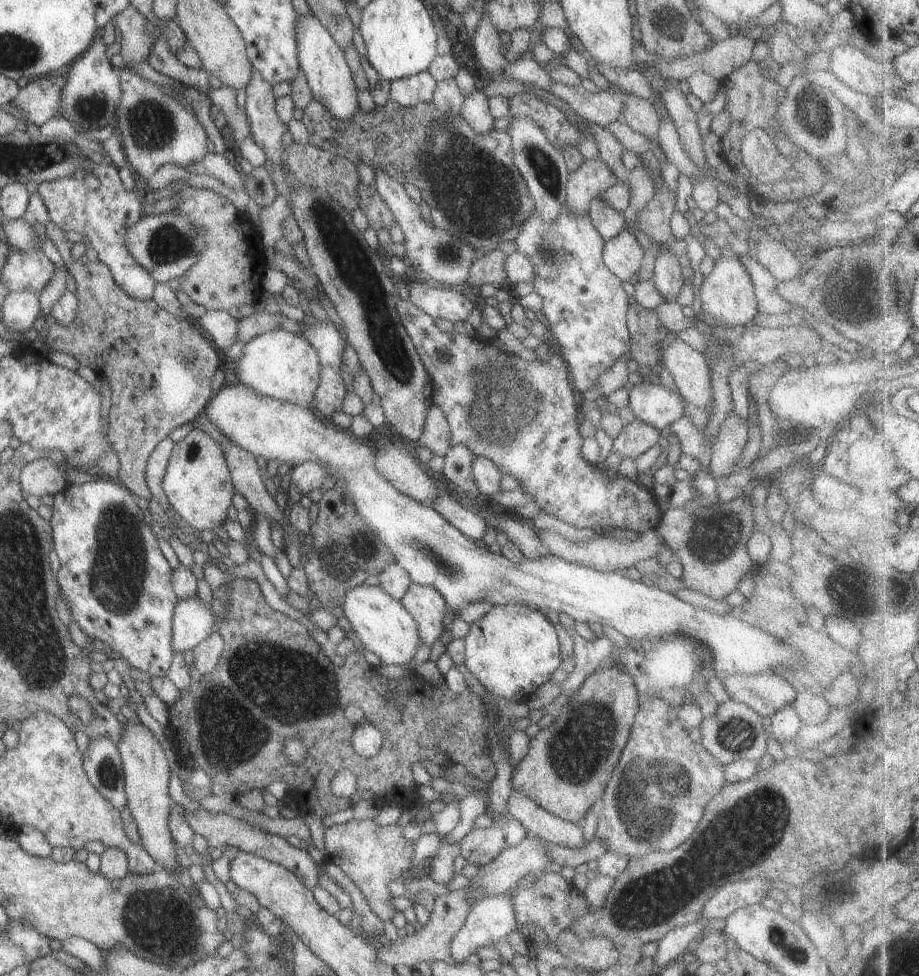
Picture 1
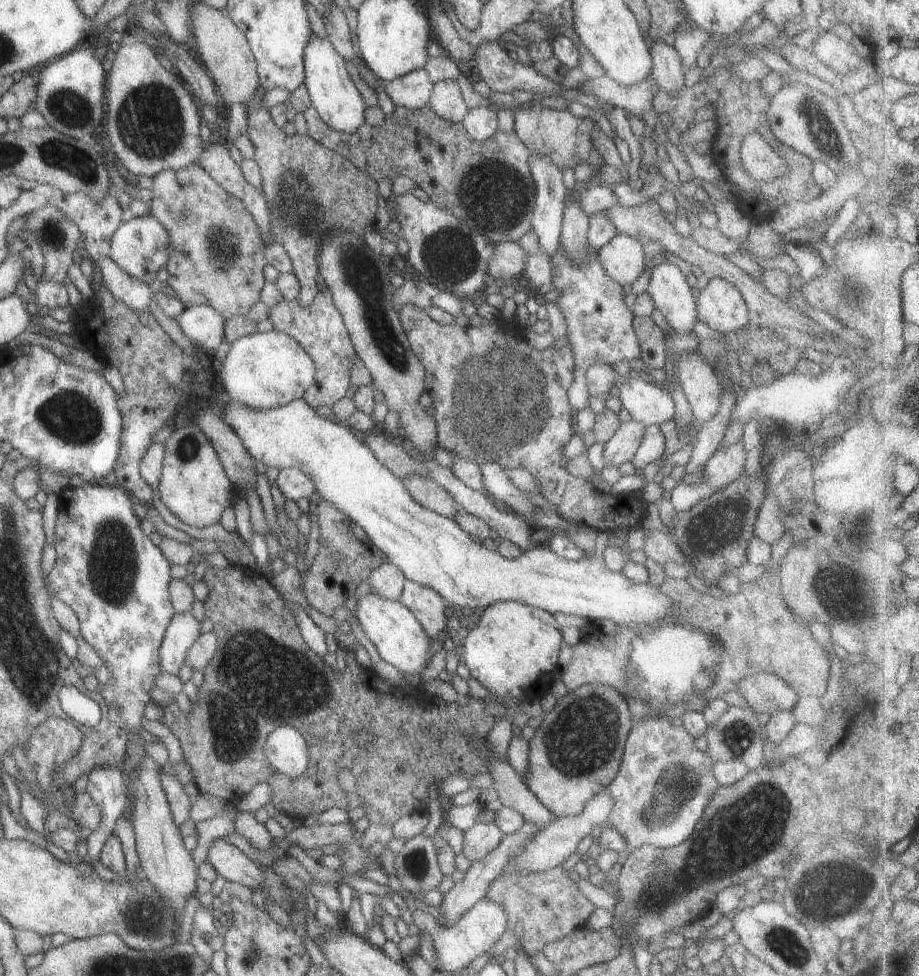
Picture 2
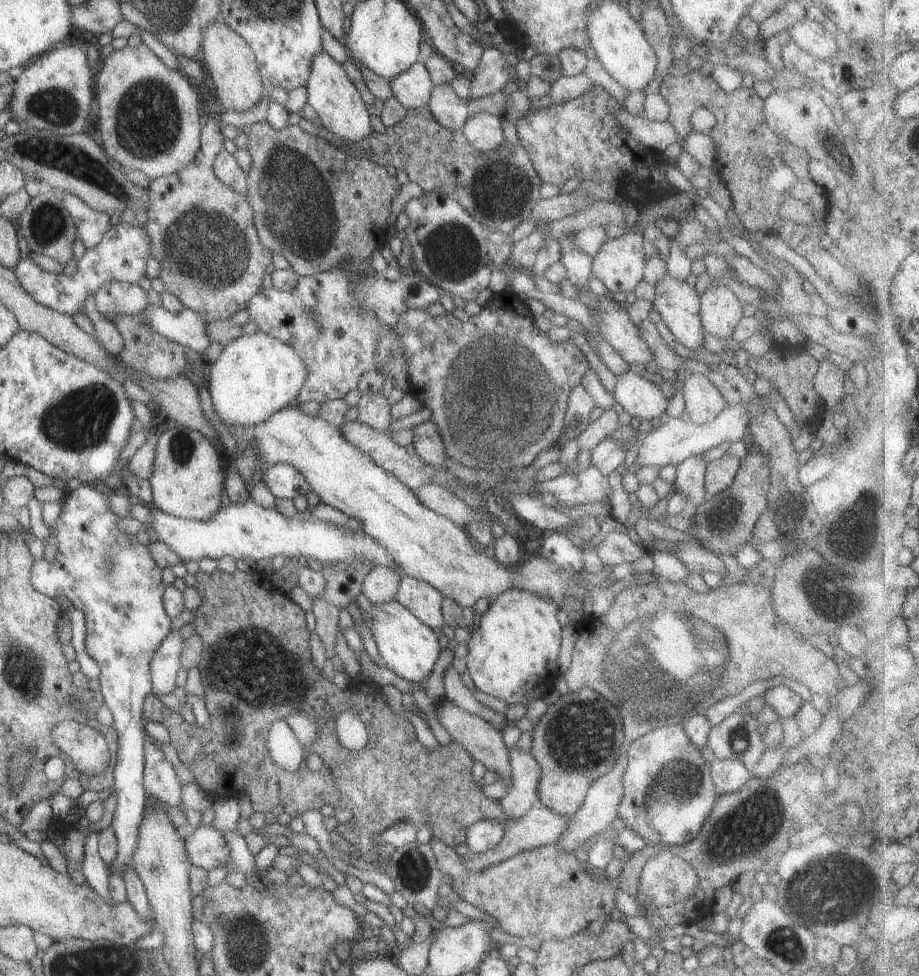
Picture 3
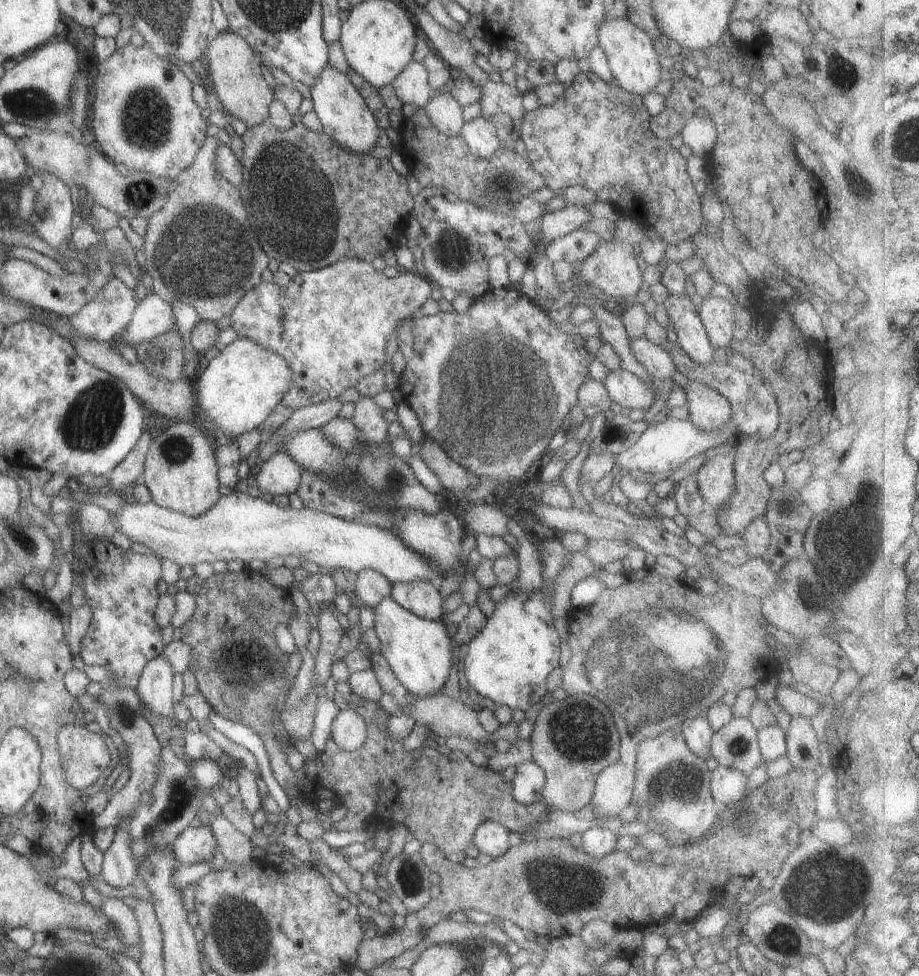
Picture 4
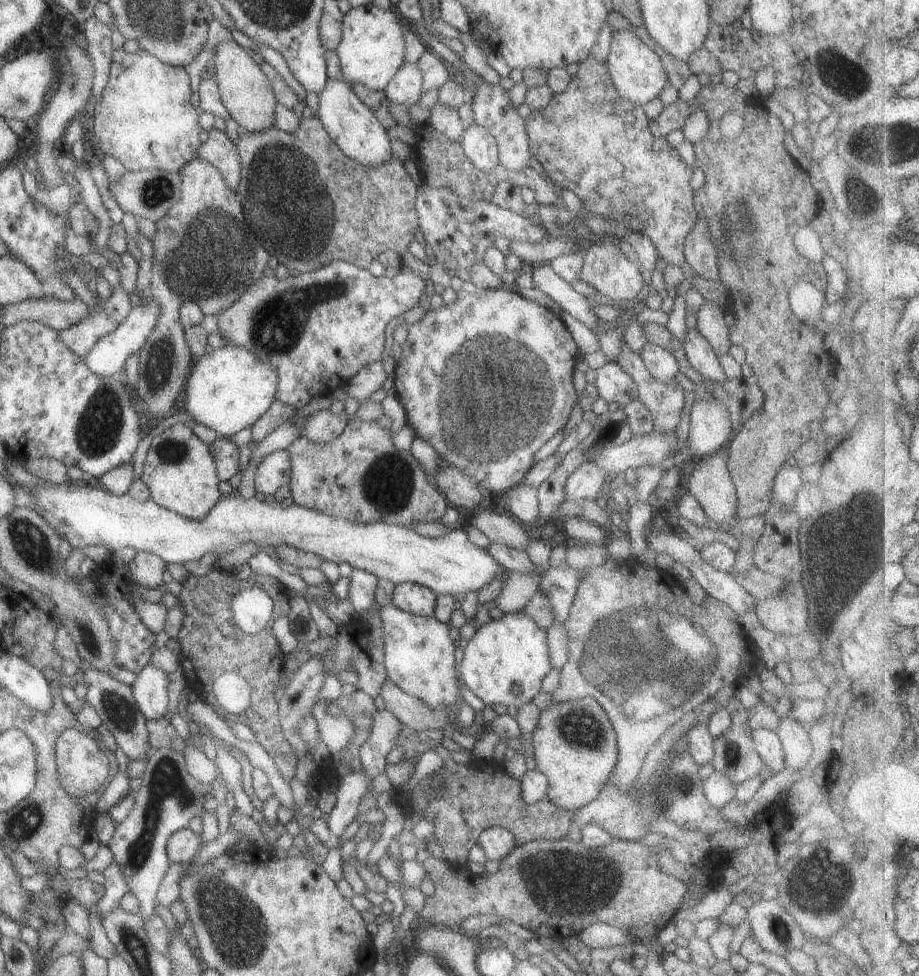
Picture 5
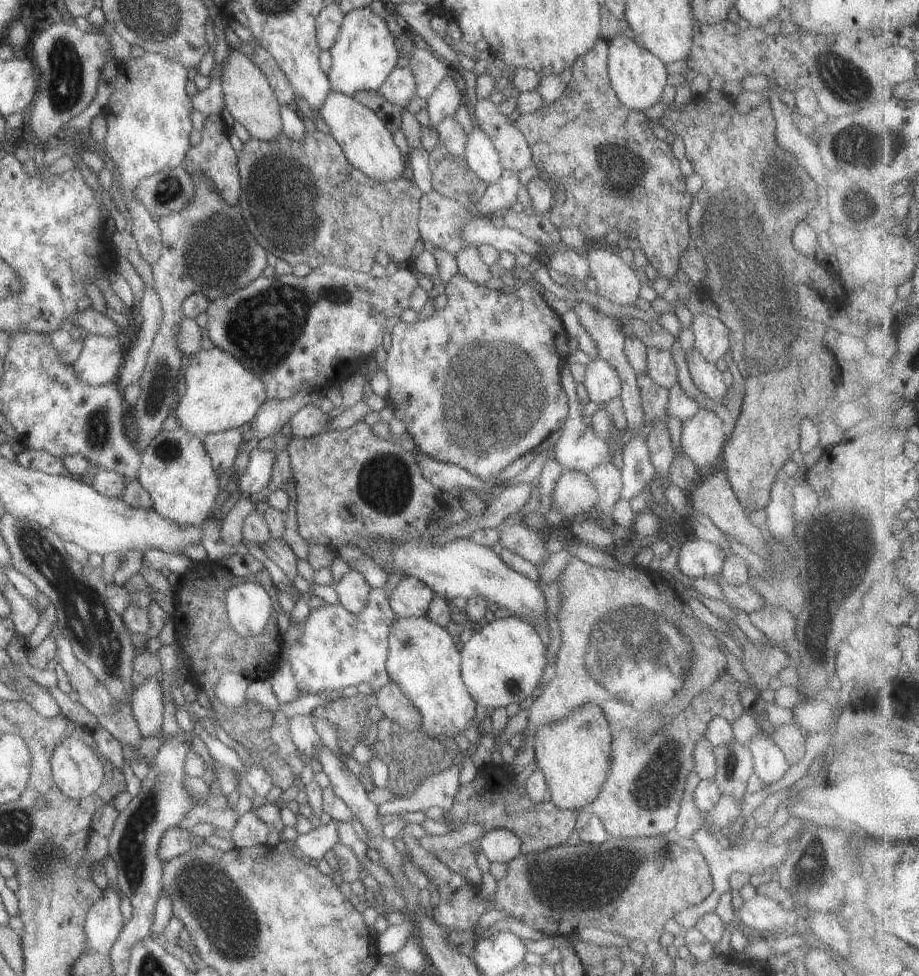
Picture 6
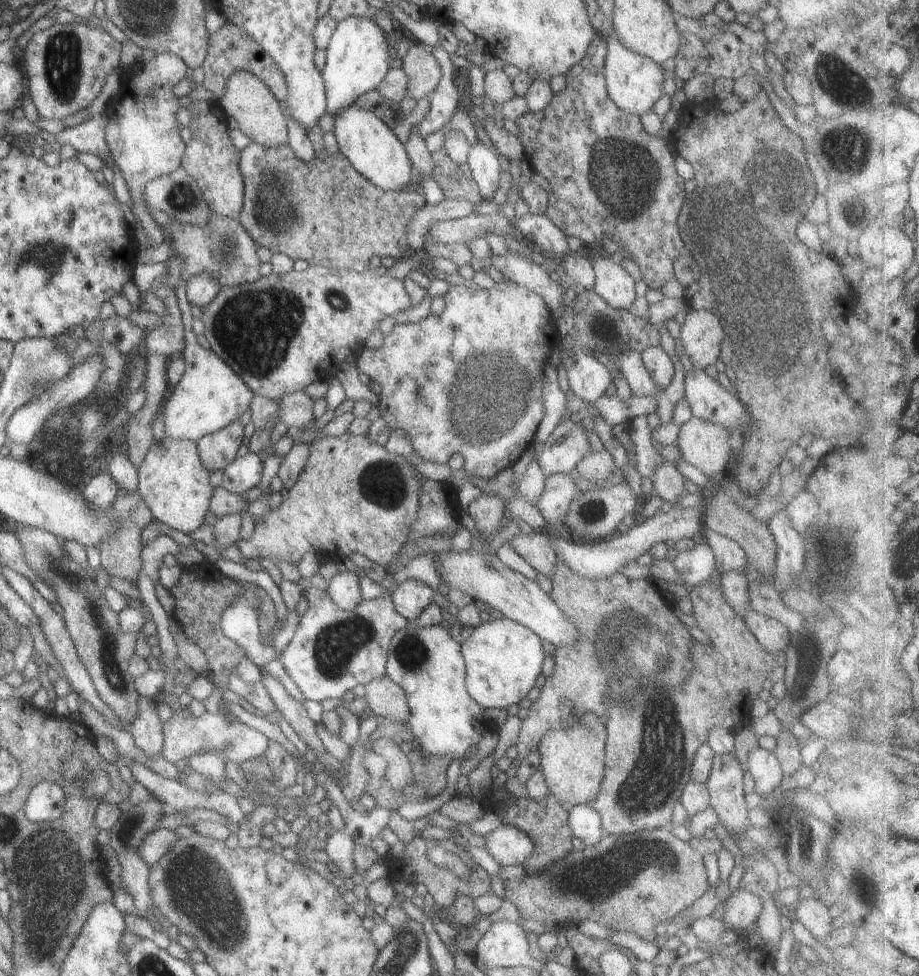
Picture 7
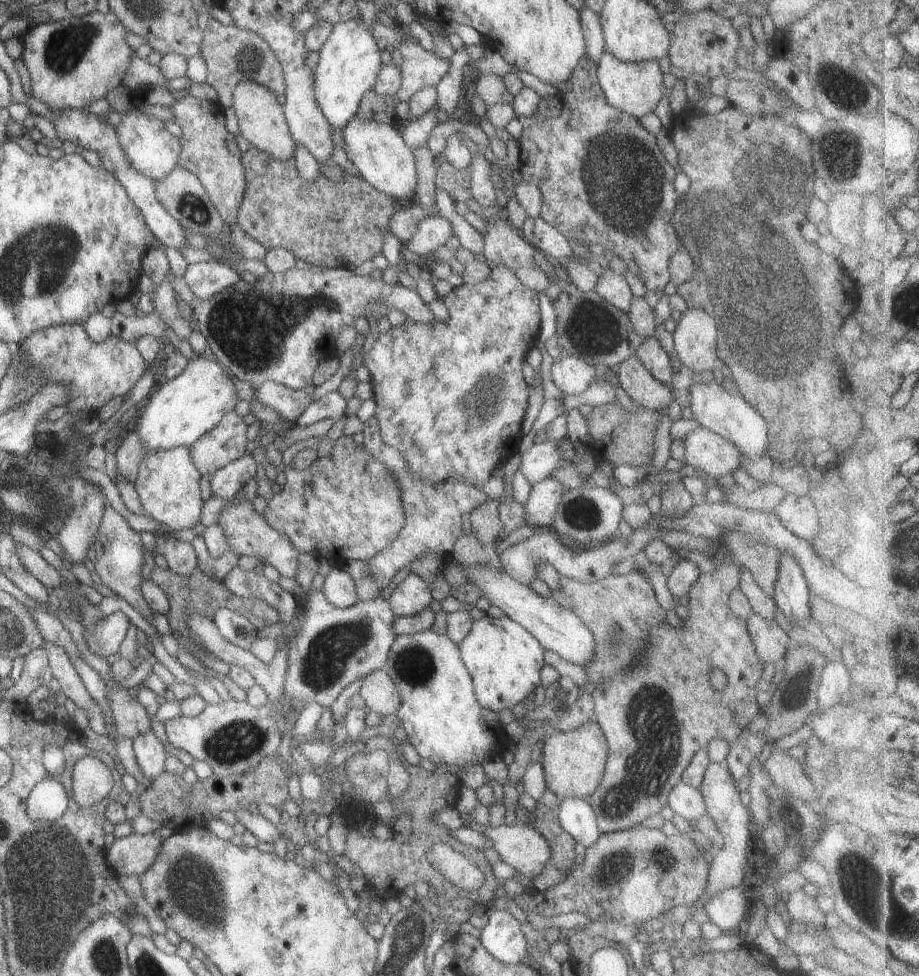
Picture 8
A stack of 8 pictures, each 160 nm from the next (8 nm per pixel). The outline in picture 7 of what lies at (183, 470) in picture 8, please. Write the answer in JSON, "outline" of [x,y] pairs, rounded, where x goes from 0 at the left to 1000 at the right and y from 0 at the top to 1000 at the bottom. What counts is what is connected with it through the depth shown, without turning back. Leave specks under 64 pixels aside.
{"outline":[[[182,448],[166,452],[160,460],[153,475],[148,480],[148,487],[148,503],[163,523],[166,534],[185,547],[195,544],[203,549],[208,544],[219,539],[221,535],[229,532],[226,516],[233,500],[227,497],[227,483],[222,481],[214,465],[213,454],[210,452]]]}

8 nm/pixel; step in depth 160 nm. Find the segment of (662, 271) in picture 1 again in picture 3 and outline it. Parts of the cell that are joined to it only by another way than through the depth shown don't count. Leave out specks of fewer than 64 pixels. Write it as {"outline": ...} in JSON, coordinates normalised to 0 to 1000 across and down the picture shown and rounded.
{"outline":[[[726,281],[712,292],[709,316],[717,321],[731,346],[749,358],[763,356],[766,343],[760,323],[760,302],[744,287]]]}

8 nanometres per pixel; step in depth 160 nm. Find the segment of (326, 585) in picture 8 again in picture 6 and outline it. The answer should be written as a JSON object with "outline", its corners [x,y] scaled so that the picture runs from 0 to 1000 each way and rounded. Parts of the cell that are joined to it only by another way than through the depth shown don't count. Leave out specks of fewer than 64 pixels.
{"outline":[[[378,583],[369,594],[361,596],[360,600],[365,603],[368,618],[381,628],[395,625],[400,607],[404,605],[391,583]]]}

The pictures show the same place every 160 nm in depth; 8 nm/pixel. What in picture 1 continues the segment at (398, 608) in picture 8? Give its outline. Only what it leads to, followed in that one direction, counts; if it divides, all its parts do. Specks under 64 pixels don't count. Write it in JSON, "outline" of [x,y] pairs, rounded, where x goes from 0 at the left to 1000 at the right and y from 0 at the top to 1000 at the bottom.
{"outline":[[[448,596],[433,616],[453,637],[457,661],[469,663],[482,645],[481,635],[487,625],[482,612],[468,600]]]}

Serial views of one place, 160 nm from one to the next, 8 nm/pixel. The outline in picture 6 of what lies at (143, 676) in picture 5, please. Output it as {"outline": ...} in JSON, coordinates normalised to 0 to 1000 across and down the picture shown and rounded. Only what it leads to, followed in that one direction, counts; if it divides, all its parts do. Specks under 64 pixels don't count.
{"outline":[[[169,692],[157,694],[139,713],[141,728],[155,756],[173,754],[176,741],[176,707]]]}

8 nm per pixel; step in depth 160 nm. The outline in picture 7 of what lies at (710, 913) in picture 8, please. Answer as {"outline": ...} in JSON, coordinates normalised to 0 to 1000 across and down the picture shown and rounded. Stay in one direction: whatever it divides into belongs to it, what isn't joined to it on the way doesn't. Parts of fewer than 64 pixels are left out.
{"outline":[[[806,911],[795,912],[789,921],[787,945],[801,955],[817,952],[828,931],[829,924],[823,916]]]}

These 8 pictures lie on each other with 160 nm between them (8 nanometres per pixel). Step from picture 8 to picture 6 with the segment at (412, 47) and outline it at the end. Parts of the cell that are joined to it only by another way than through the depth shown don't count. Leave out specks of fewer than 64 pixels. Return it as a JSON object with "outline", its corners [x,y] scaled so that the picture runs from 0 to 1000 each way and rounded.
{"outline":[[[458,44],[450,47],[448,52],[443,69],[450,78],[450,96],[464,101],[478,84],[487,78],[490,68]]]}

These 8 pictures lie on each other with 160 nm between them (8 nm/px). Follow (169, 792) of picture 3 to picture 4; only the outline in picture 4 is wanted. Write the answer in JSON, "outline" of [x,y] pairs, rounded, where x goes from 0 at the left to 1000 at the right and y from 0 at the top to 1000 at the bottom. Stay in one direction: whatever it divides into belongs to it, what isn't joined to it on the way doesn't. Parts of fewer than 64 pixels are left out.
{"outline":[[[111,702],[106,717],[119,736],[120,745],[132,754],[136,768],[138,768],[138,786],[141,792],[138,801],[124,815],[118,817],[112,831],[100,837],[100,846],[103,850],[125,847],[129,840],[132,840],[132,837],[143,836],[144,830],[151,824],[150,820],[153,811],[162,811],[170,800],[175,768],[164,743],[155,733],[156,725],[149,710],[144,704]]]}

